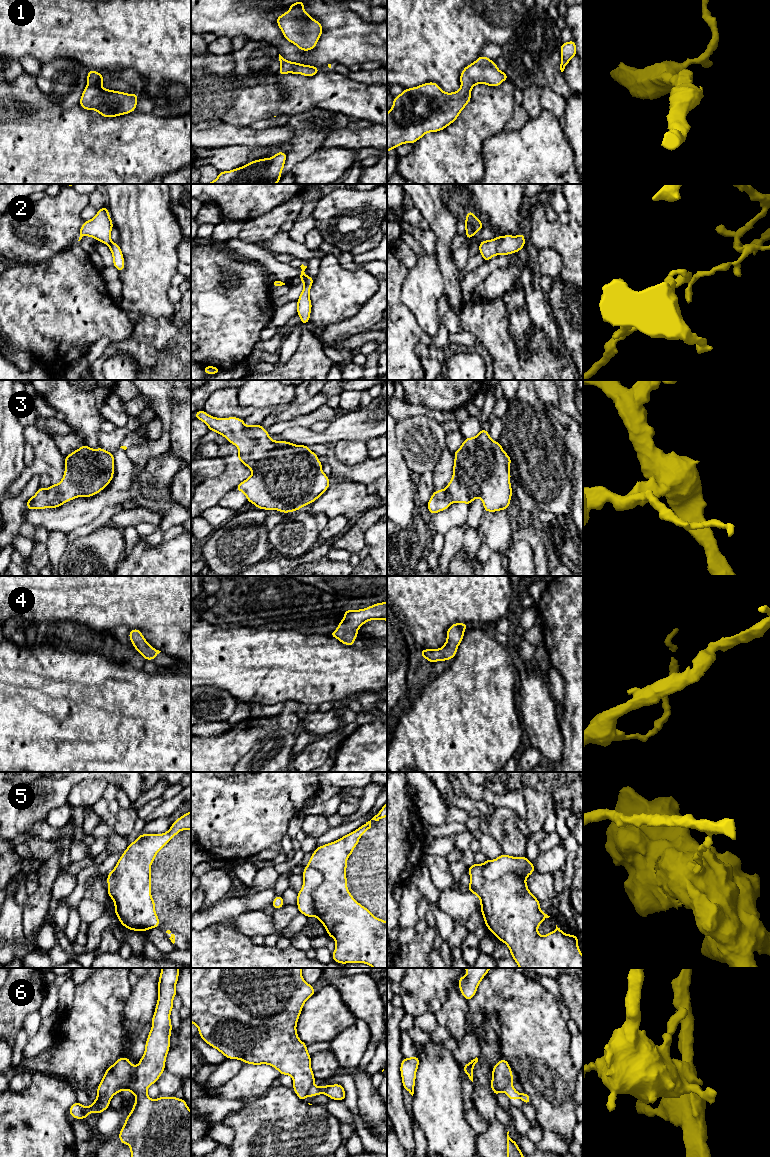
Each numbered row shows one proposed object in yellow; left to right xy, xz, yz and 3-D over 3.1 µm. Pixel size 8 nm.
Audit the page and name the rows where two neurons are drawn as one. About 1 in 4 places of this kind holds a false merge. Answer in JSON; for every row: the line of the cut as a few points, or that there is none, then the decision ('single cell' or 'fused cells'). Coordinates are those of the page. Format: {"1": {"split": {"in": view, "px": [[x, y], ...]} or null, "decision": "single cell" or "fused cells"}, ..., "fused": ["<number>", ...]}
{"1": {"split": null, "decision": "single cell"}, "2": {"split": {"in": "xz", "px": [[307, 276], [303, 283]]}, "decision": "fused cells"}, "3": {"split": null, "decision": "single cell"}, "4": {"split": null, "decision": "single cell"}, "5": {"split": {"in": "xz", "px": [[307, 865], [322, 875], [322, 881], [312, 892], [316, 916]]}, "decision": "fused cells"}, "6": {"split": {"in": "xy", "px": [[137, 1066], [135, 1077], [128, 1082], [124, 1082], [115, 1093]]}, "decision": "fused cells"}, "fused": ["2", "5", "6"]}

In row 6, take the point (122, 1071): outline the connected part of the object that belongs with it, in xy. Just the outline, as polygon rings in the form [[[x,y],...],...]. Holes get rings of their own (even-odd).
[[[121,1057],[109,1066],[97,1087],[97,1098],[93,1103],[86,1107],[76,1101],[68,1112],[74,1119],[87,1119],[91,1112],[96,1115],[107,1110],[110,1101],[116,1094],[116,1090],[124,1083],[129,1083],[135,1079],[137,1066],[133,1066],[130,1058]]]

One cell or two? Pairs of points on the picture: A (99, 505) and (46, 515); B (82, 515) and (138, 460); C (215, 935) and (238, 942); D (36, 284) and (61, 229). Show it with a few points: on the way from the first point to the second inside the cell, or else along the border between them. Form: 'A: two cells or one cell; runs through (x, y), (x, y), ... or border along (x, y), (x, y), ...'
A: one cell; runs through (86, 509), (72, 515), (59, 515)
B: two cells; border along (125, 450), (130, 461), (138, 469), (142, 469)
C: one cell; runs through (221, 941), (232, 942)
D: two cells; border along (67, 248), (45, 260), (24, 264)

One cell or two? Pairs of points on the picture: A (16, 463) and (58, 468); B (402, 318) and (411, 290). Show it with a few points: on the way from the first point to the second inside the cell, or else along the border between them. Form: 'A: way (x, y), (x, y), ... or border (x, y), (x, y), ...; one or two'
A: border (25, 466), (20, 475), (10, 485); two
B: border (402, 283), (401, 300), (412, 312), (419, 326); two

